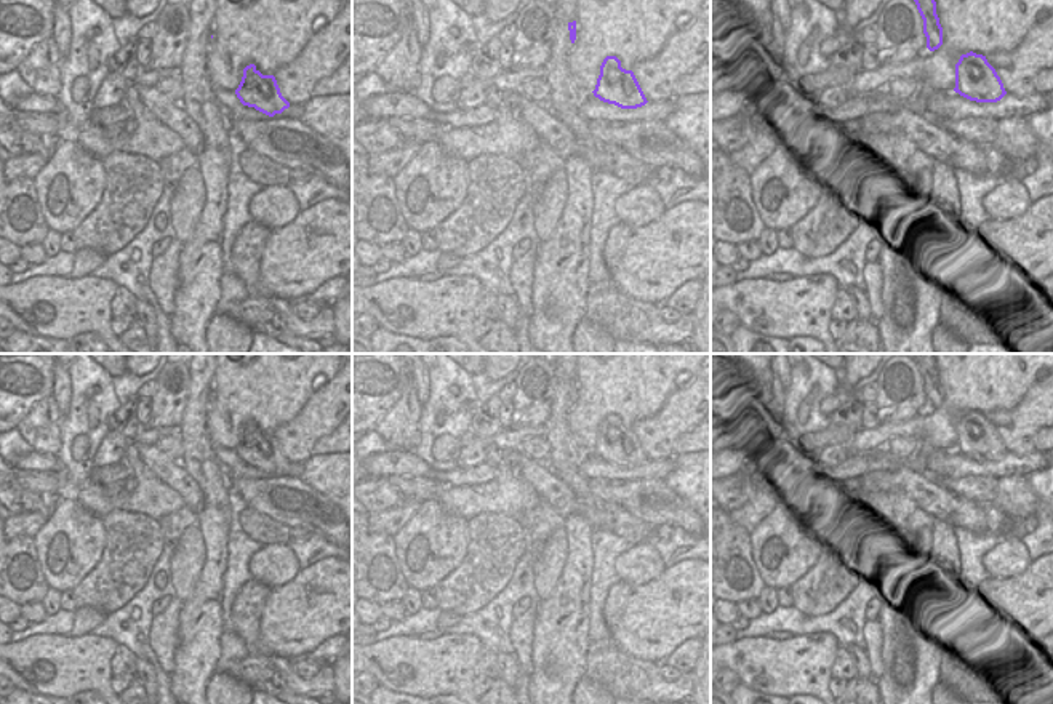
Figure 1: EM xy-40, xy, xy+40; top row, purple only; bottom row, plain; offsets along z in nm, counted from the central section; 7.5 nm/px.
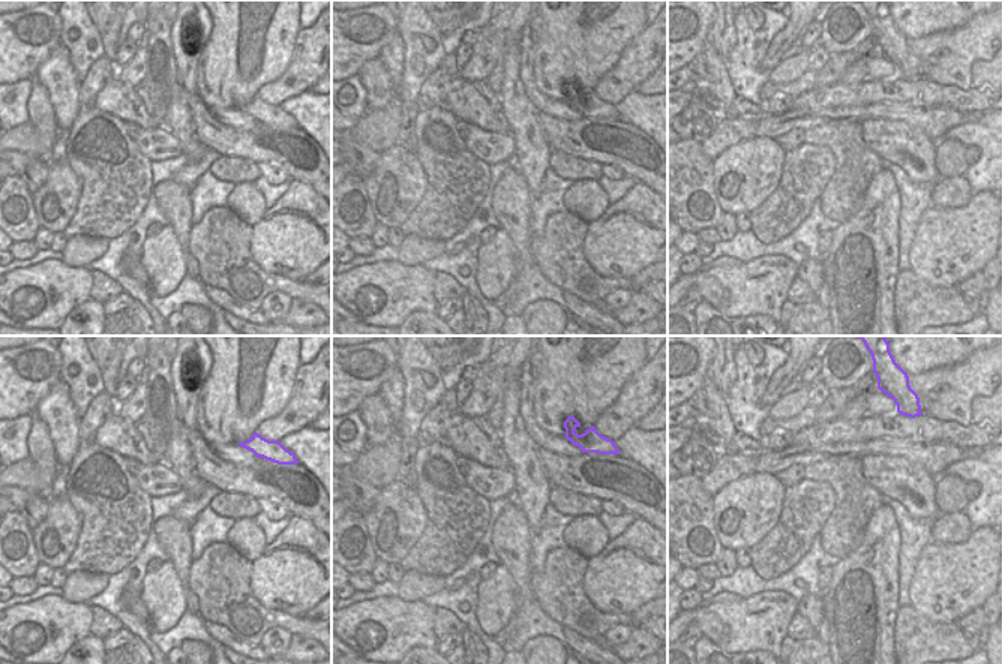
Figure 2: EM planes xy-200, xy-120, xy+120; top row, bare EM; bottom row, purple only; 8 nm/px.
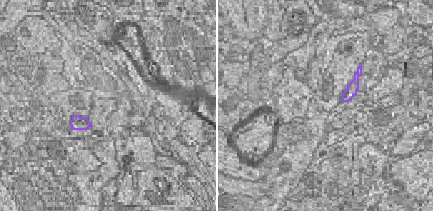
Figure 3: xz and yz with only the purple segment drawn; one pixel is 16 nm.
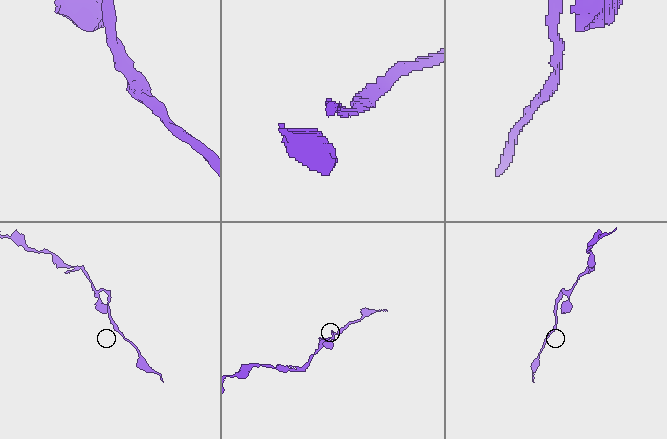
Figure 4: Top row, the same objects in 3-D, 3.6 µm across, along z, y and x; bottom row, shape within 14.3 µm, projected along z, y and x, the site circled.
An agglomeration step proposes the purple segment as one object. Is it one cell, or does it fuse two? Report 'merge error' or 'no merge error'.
no merge error

